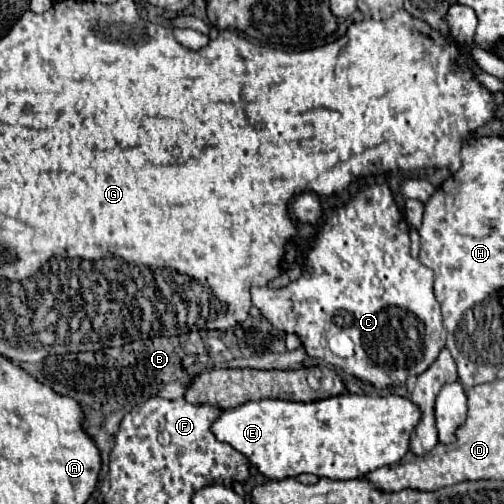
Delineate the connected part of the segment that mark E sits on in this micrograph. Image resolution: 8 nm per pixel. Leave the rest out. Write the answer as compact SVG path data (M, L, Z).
M339 394L315 402L289 402L289 400L259 400L247 402L237 408L225 410L219 420L213 422L211 430L217 440L231 444L237 452L245 454L259 472L271 480L283 480L303 472L331 480L353 480L365 476L381 466L399 462L407 450L411 434L421 420L421 410L405 396L365 396L365 394Z

